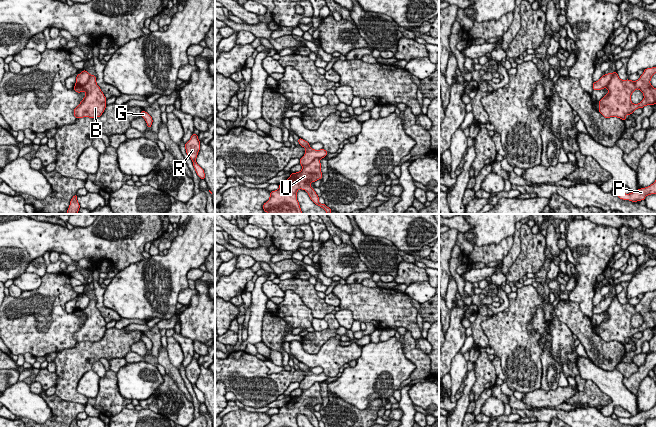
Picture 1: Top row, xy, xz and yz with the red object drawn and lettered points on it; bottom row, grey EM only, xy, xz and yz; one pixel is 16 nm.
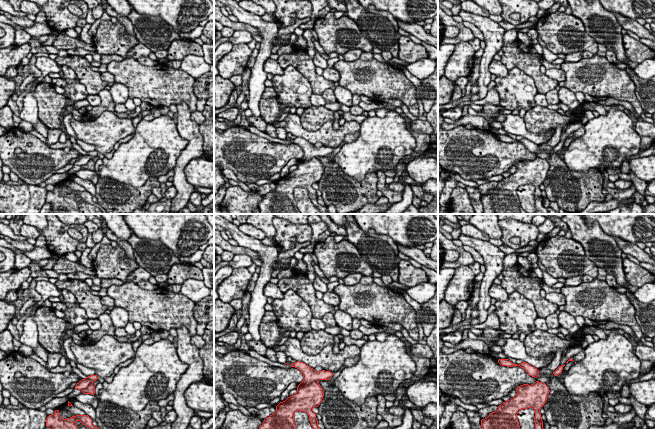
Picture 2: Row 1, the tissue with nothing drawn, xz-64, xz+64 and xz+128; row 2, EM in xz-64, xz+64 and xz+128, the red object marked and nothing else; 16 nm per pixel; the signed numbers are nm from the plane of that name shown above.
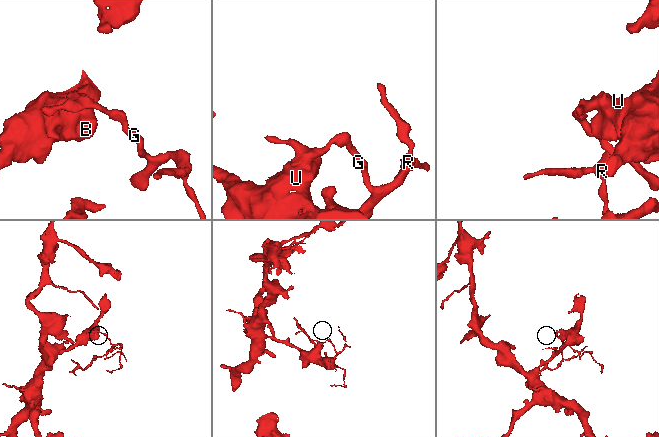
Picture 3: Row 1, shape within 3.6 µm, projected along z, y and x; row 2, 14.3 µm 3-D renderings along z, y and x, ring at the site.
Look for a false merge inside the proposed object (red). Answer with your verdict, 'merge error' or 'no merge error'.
merge error

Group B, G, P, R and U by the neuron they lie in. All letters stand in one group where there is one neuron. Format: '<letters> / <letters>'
B U / G P R

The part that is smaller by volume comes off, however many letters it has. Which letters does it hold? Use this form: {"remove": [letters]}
{"remove": ["G", "P", "R"]}

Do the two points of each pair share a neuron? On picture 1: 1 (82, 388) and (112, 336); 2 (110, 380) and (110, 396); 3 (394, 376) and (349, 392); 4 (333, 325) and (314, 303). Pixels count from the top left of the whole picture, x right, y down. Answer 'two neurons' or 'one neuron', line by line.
1: two neurons
2: one neuron
3: one neuron
4: two neurons

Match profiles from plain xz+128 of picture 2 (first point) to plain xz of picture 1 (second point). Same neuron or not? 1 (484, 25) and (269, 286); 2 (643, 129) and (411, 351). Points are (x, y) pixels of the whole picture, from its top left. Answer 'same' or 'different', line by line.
1: different
2: different

